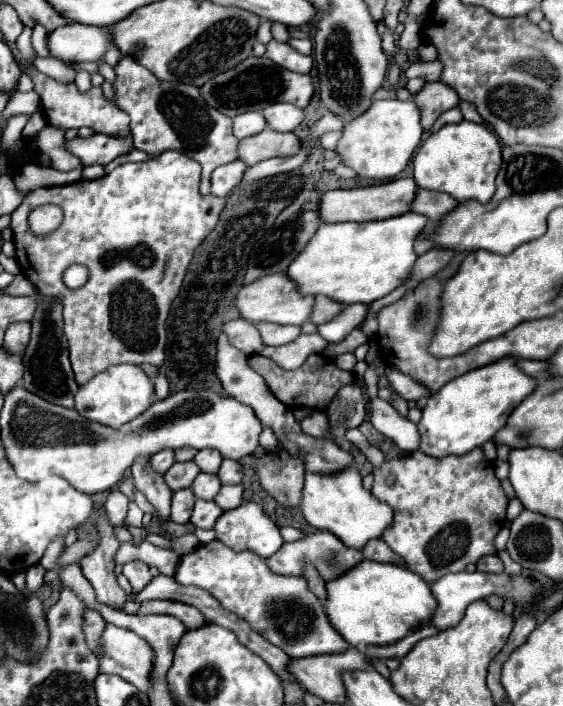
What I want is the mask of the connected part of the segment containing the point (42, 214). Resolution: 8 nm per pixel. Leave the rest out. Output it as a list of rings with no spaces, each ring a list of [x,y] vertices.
[[[43,205],[29,215],[29,225],[37,236],[49,235],[63,220],[63,211],[54,205]]]

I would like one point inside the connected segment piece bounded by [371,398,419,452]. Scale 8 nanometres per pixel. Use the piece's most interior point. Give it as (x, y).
(384, 417)

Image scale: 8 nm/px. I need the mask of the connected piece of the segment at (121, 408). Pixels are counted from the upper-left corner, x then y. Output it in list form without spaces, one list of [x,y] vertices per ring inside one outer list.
[[[117,364],[97,374],[95,378],[89,380],[89,384],[79,388],[75,396],[75,410],[87,420],[93,420],[93,422],[99,422],[111,428],[119,428],[121,424],[145,412],[153,404],[153,394],[155,394],[153,384],[147,378],[147,374],[141,370],[141,366]]]

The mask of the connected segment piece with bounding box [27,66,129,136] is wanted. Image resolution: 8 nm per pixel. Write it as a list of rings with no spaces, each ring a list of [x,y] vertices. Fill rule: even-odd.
[[[35,66],[27,68],[33,84],[35,84],[35,92],[41,98],[41,106],[47,118],[47,124],[61,128],[61,130],[69,130],[69,128],[81,128],[87,126],[93,132],[101,132],[101,134],[119,134],[119,136],[127,136],[129,134],[129,116],[119,110],[115,104],[109,104],[103,98],[101,88],[91,86],[87,92],[81,92],[75,84],[59,84],[53,78],[41,74]],[[103,126],[125,126],[125,128],[103,128]]]

